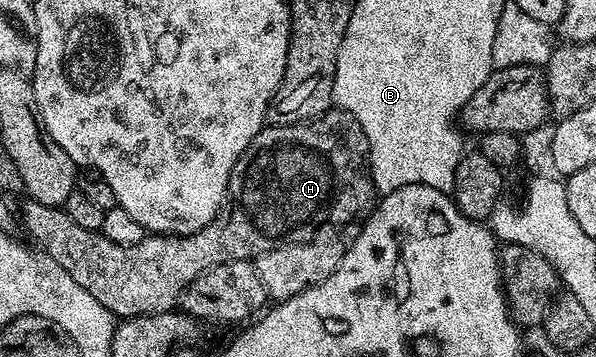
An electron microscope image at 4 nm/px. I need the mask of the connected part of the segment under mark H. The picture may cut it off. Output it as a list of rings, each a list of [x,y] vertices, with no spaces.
[[[332,108],[319,118],[308,118],[291,126],[264,125],[263,130],[253,136],[249,148],[245,148],[233,168],[223,209],[208,226],[192,234],[151,234],[143,238],[141,244],[113,244],[113,240],[100,231],[80,228],[76,222],[69,220],[66,209],[30,200],[24,201],[21,226],[31,233],[30,241],[42,253],[57,260],[57,264],[61,264],[61,268],[65,268],[65,272],[69,272],[69,276],[73,276],[73,280],[89,292],[89,296],[105,304],[116,319],[166,314],[180,305],[180,295],[187,285],[214,266],[233,260],[254,260],[278,246],[314,239],[315,230],[322,226],[343,226],[354,218],[362,219],[377,198],[365,165],[366,154],[367,137],[361,124],[357,124],[349,112]]]

